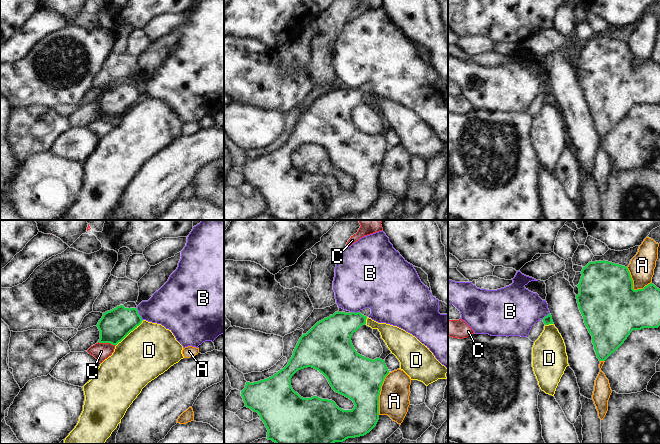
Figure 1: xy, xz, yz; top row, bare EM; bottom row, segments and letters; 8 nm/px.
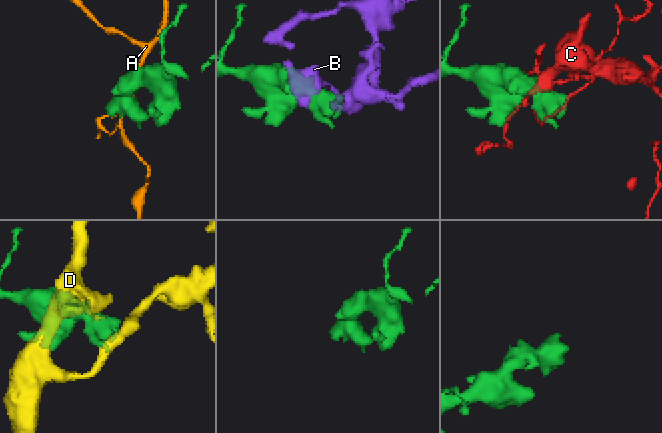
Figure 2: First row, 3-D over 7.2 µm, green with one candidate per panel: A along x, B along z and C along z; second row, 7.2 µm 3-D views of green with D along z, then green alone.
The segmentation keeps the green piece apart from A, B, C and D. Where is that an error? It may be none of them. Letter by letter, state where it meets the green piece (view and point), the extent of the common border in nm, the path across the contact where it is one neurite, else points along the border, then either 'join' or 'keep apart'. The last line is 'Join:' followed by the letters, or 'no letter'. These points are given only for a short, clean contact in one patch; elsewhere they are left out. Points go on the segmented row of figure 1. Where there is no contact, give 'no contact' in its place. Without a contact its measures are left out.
A: contact xz (379, 393); length 360 nm; keep apart
B: contact xy (138, 314); length 120 nm; border xy (136, 308), (142, 320); keep apart
C: contact xy (107, 342); length 150 nm; keep apart
D: contact xy (129, 332); length 320 nm; border xy (143, 320), (115, 346); keep apart
Join: no letter

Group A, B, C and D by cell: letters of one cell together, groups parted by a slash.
A / B / C / D

